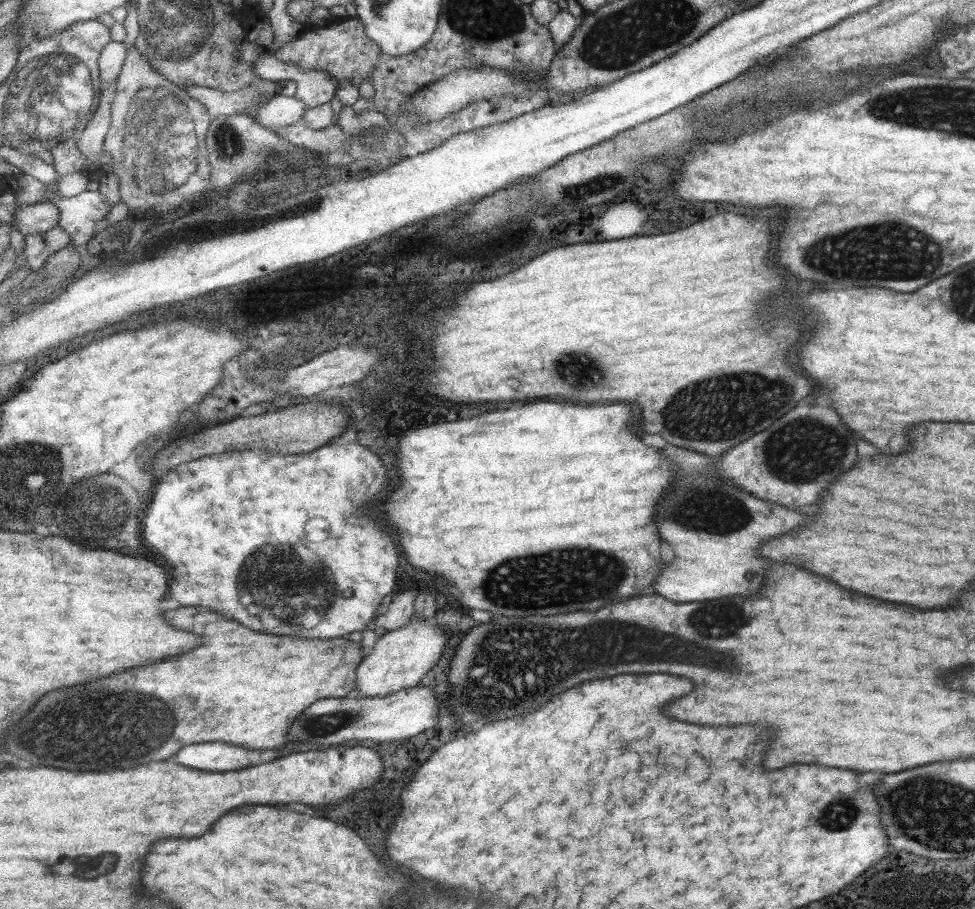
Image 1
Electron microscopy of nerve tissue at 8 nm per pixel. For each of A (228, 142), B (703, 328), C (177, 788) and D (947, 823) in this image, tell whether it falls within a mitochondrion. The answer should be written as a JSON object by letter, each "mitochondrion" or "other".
{"A":"mitochondrion","B":"other","C":"other","D":"mitochondrion"}

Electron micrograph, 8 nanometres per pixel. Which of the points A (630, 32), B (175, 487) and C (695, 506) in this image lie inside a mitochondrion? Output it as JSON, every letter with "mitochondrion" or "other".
{"A":"mitochondrion","B":"other","C":"mitochondrion"}

